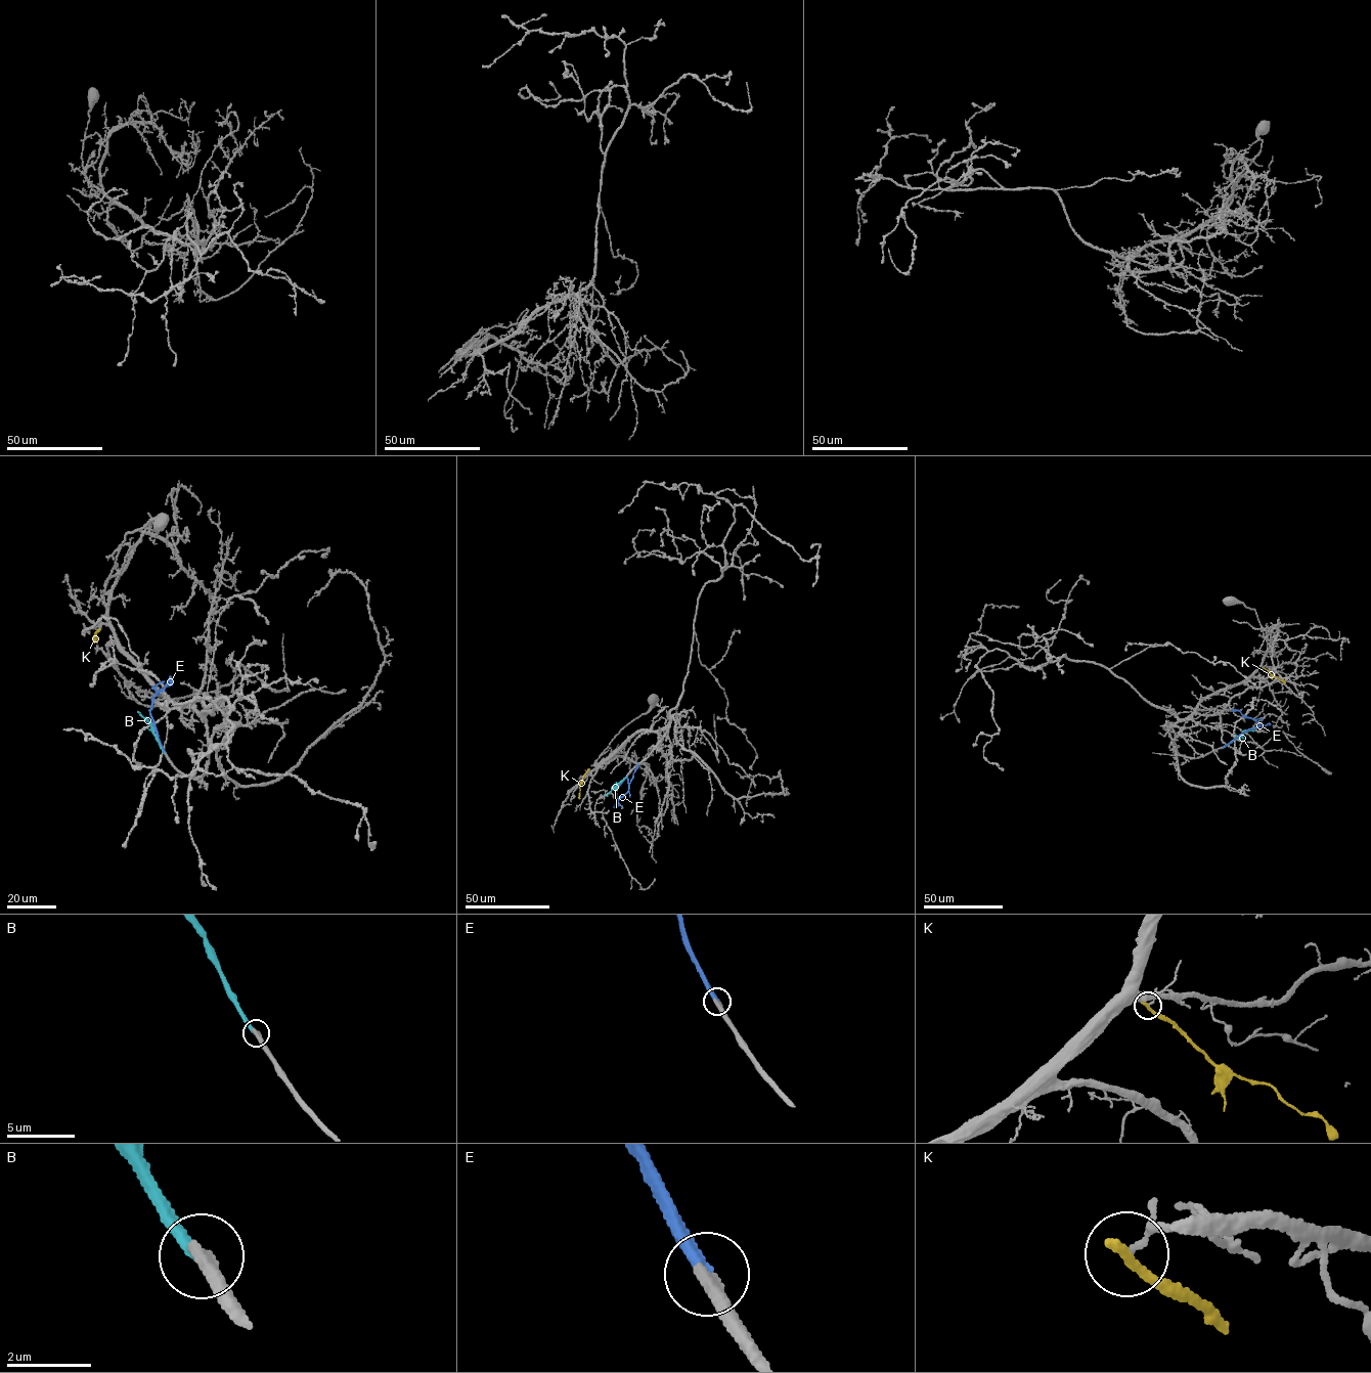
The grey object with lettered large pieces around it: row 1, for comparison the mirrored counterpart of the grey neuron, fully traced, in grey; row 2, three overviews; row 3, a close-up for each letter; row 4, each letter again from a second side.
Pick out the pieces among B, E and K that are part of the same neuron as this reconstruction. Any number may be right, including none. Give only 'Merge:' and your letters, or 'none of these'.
Merge: E

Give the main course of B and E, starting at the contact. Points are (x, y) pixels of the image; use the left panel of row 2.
B: (165, 752), (148, 721), (138, 711)
E: (165, 752), (149, 713), (152, 698), (170, 682)

